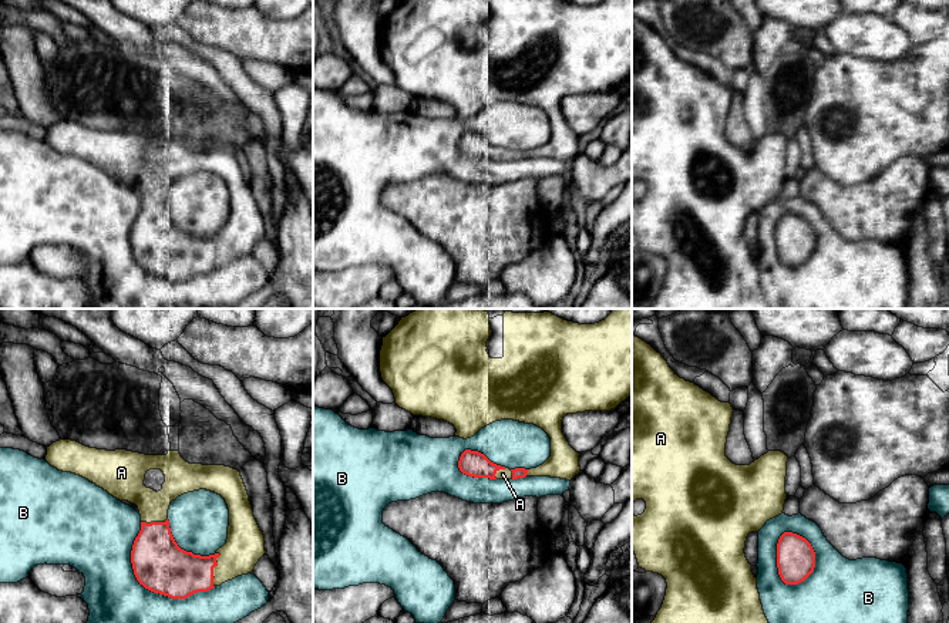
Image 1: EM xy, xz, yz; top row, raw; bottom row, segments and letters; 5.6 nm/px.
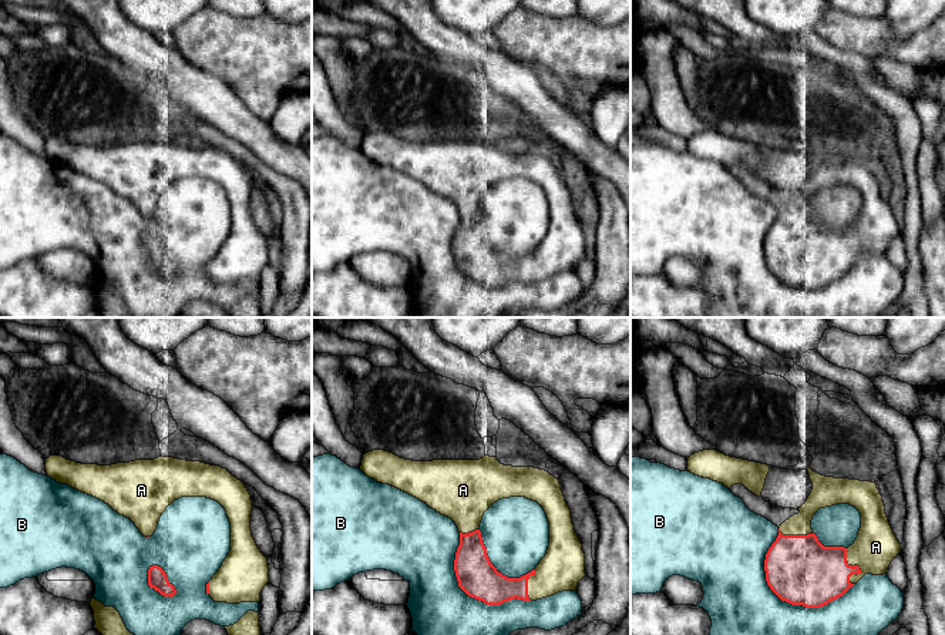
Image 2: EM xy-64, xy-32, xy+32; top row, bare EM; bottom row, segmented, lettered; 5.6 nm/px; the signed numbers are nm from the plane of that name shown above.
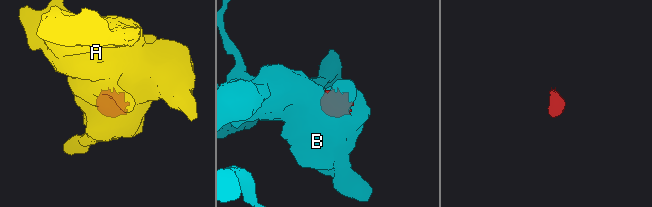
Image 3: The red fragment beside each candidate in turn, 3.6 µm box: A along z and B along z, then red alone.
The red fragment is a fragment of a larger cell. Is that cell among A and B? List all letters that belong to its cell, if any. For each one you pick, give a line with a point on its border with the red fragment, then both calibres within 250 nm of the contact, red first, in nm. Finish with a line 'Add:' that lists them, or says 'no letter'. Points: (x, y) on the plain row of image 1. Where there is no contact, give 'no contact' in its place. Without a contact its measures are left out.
A: contact xy (212, 251); calibres 280 and 220 nm
Add: A

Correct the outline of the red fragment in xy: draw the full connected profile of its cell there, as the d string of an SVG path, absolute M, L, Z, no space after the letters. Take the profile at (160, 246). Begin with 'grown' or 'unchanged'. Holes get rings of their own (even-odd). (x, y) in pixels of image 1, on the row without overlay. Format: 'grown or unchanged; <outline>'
grown; M60 121L47 128L46 142L58 152L80 156L114 179L138 188L141 212L132 226L131 245L139 266L154 275L171 280L186 280L193 275L208 273L238 257L253 255L256 245L266 235L265 216L253 198L249 176L238 151L225 147L189 145L179 132L169 131L166 137L145 137L127 131L90 129L71 121ZM149 151L161 151L165 156L162 171L158 174L144 166ZM199 171L221 176L229 191L226 225L209 238L181 230L171 215L168 202L171 183Z

